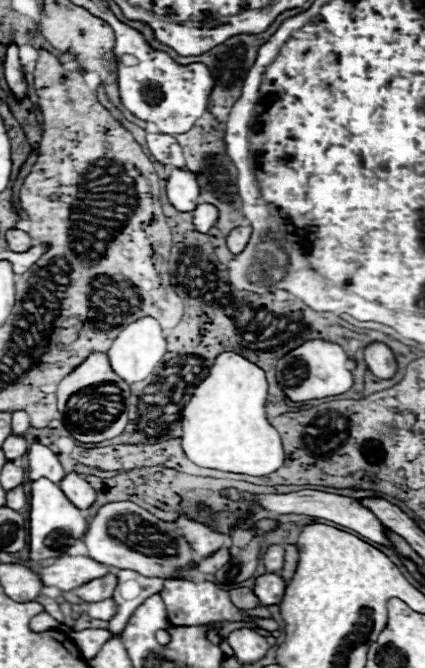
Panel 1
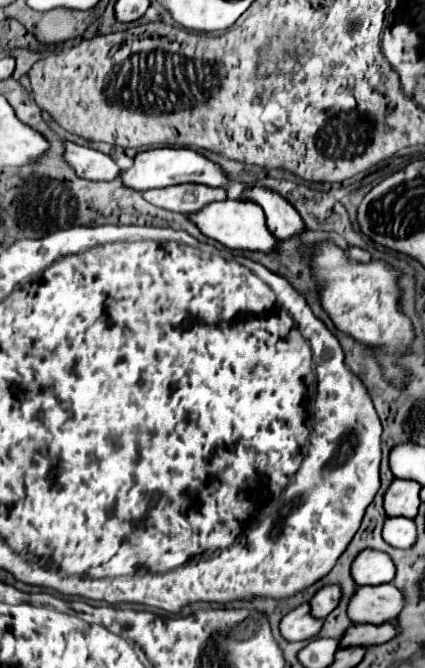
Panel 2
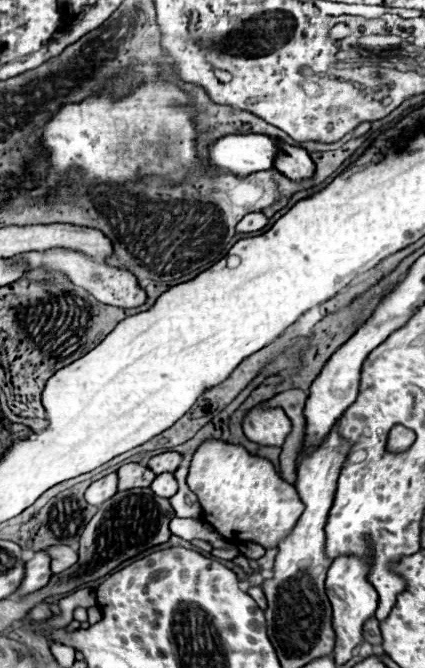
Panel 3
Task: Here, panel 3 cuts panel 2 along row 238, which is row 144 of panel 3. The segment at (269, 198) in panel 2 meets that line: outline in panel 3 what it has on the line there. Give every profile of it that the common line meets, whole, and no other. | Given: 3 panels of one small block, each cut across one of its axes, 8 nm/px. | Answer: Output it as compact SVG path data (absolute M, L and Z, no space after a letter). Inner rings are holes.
M278 142L278 148L280 152L274 162L274 168L278 172L282 172L286 178L296 180L296 182L308 180L314 176L314 162L304 148L288 146L284 142Z

